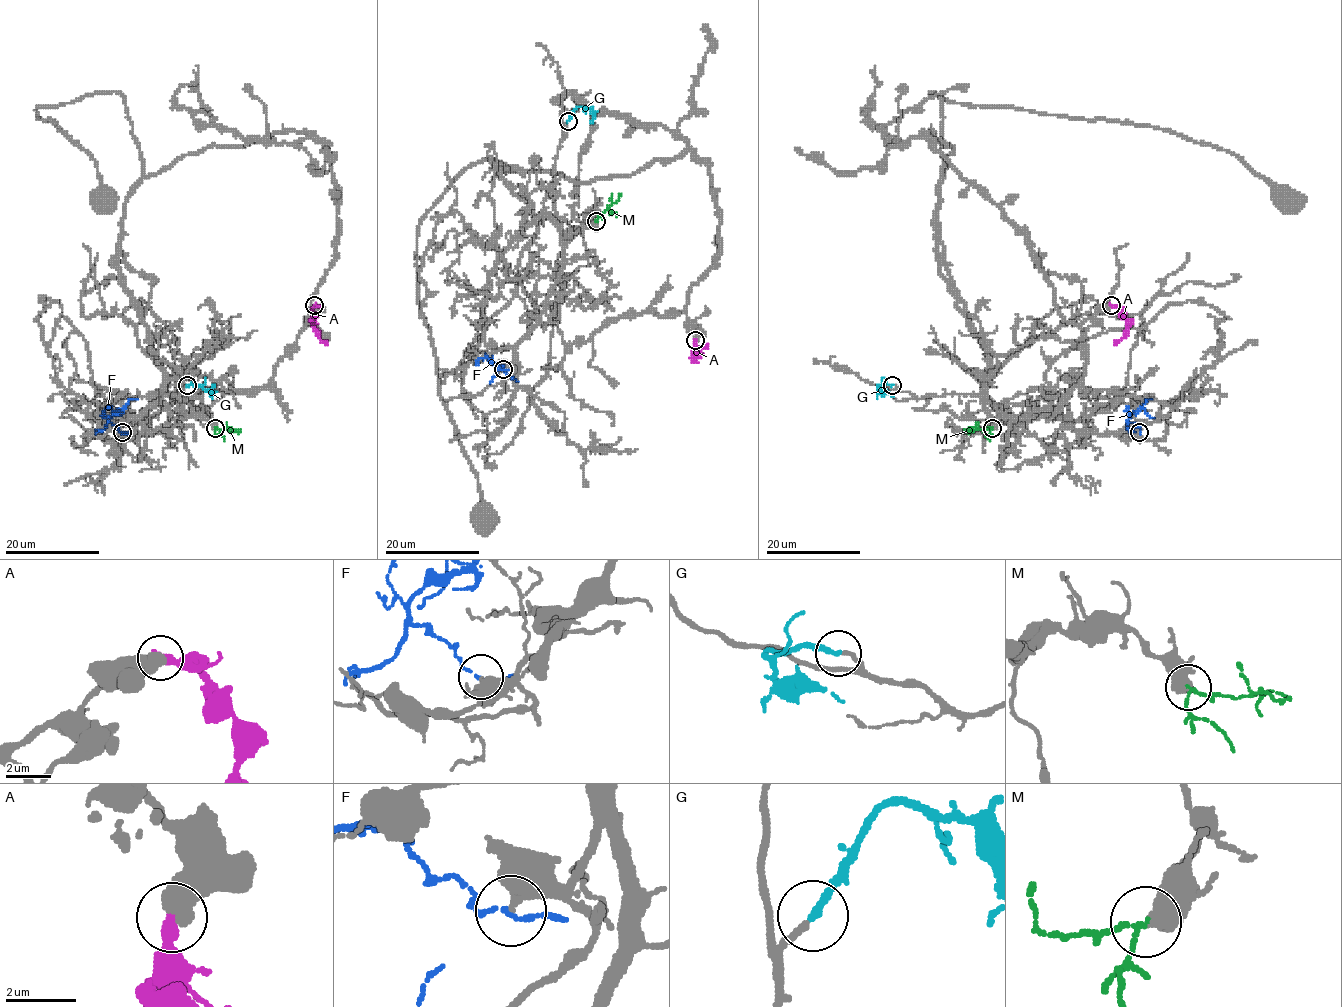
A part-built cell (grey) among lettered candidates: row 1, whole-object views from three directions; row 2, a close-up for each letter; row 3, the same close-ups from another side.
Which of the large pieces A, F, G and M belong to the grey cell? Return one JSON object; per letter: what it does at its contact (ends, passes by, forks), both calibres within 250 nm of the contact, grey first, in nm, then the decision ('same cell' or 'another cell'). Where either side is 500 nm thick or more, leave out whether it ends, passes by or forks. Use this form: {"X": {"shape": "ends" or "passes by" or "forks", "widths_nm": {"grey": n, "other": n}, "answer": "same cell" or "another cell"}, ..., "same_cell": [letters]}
{"A": {"widths_nm": {"grey": 650, "other": 400}, "answer": "another cell"}, "F": {"shape": "passes by", "widths_nm": {"grey": 400, "other": 110}, "answer": "another cell"}, "G": {"shape": "ends", "widths_nm": {"grey": 190, "other": 220}, "answer": "same cell"}, "M": {"widths_nm": {"grey": 550, "other": 110}, "answer": "same cell"}, "same_cell": ["G", "M"]}

